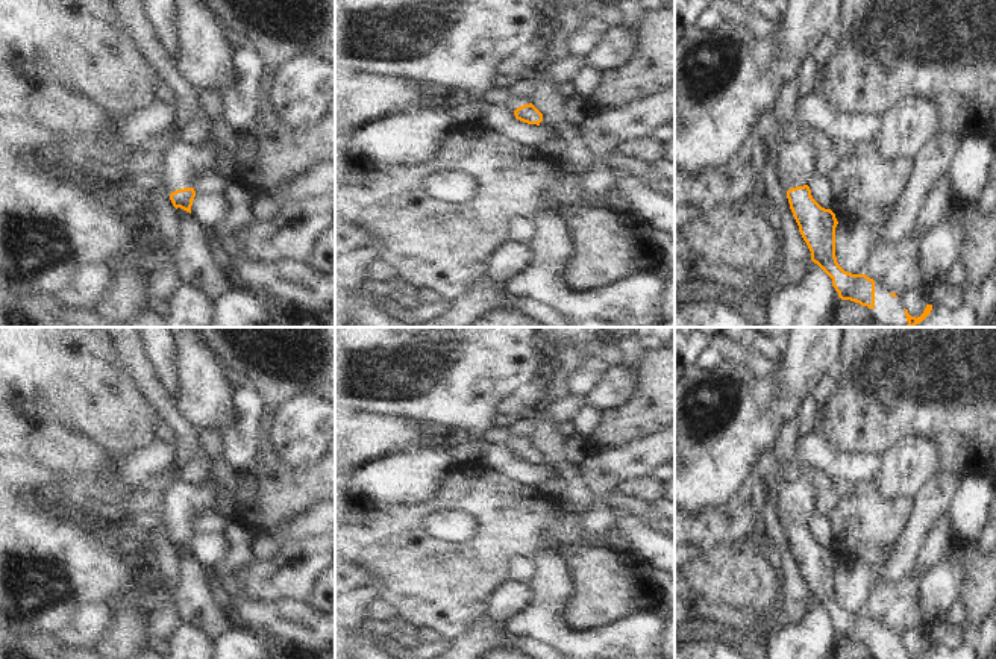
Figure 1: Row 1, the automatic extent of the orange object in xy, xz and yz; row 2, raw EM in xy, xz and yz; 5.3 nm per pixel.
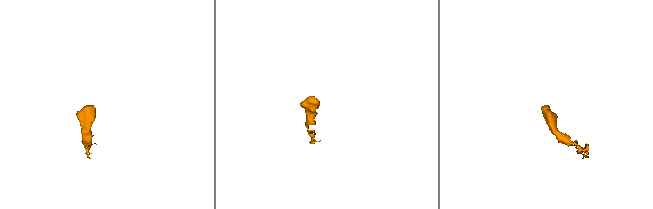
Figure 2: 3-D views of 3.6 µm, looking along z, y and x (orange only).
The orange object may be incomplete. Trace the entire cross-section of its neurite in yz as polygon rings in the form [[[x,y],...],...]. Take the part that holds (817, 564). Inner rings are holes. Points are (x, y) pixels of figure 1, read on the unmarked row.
[[[773,476],[764,480],[766,504],[773,504],[778,520],[787,530],[787,538],[799,571],[811,591],[811,600],[831,618],[841,639],[850,639],[869,647],[873,659],[978,659],[976,647],[961,645],[954,650],[926,644],[920,656],[911,656],[902,636],[867,617],[844,611],[835,597],[835,567],[838,564],[831,548],[822,547],[811,535],[808,523],[817,512],[817,492],[810,482],[784,482]]]

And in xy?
[[[177,479],[170,486],[164,503],[170,539],[177,548],[191,553],[196,536],[194,524],[203,514],[214,512],[217,504],[217,483],[211,479],[206,485],[197,486]]]

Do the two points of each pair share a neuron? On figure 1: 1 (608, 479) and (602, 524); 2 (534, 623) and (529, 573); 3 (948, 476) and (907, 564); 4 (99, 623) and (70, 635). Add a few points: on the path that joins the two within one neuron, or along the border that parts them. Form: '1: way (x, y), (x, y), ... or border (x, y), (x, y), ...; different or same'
1: way (601, 490), (601, 514); same
2: border (537, 559), (537, 576), (531, 584); different
3: way (934, 497), (927, 505), (910, 543); same
4: way (91, 623), (78, 634); same

